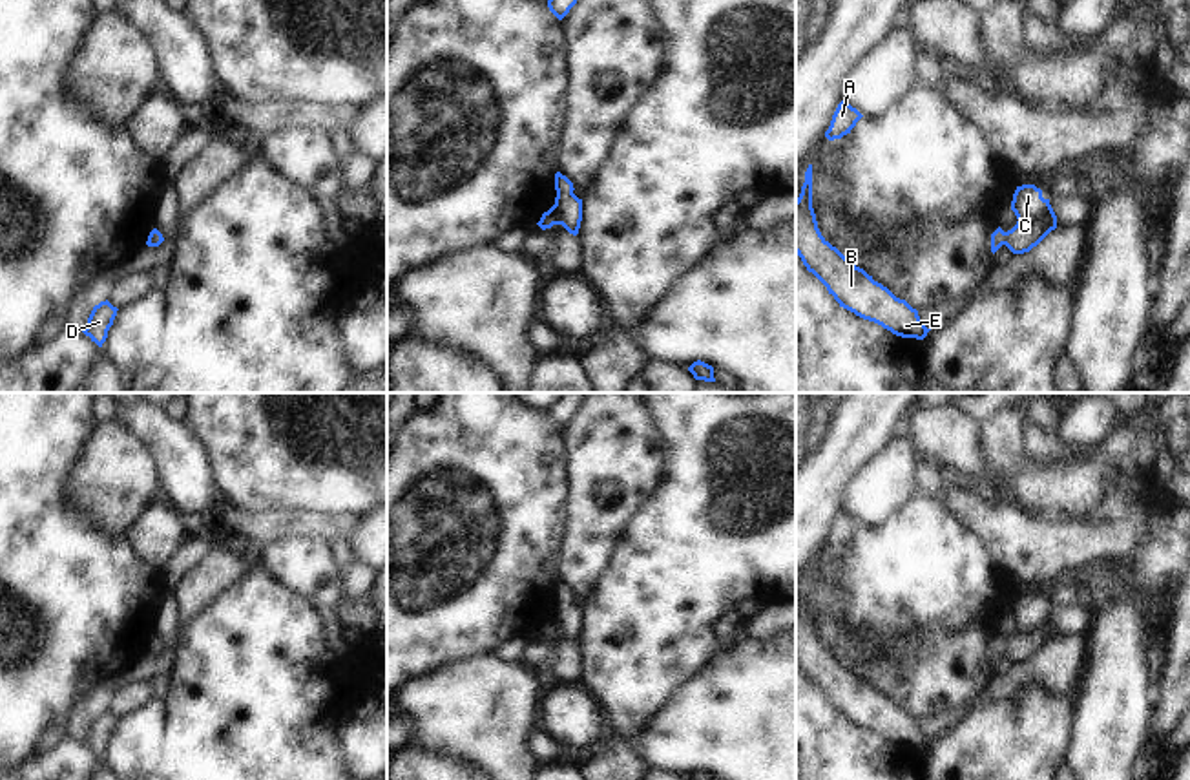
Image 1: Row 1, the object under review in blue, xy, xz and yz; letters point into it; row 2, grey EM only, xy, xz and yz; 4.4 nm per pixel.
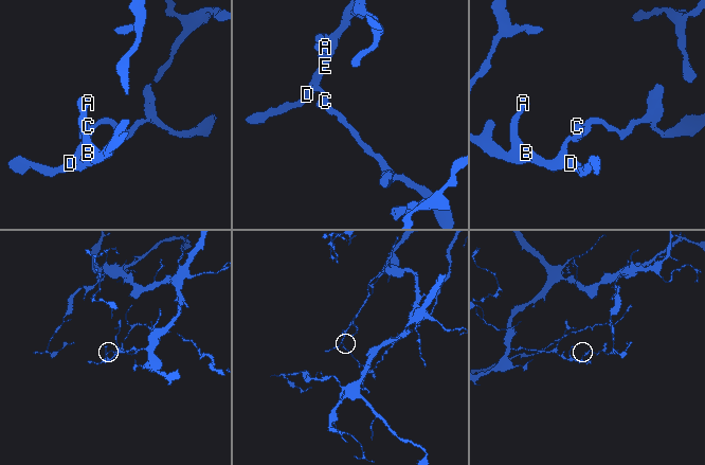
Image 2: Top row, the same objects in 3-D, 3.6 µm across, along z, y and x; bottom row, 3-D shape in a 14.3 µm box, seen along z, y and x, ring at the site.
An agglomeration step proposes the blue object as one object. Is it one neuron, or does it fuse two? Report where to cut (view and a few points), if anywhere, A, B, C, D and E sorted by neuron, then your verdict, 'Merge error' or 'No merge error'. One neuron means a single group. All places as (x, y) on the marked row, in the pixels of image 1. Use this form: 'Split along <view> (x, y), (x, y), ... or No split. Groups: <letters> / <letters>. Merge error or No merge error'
No split. Groups: A B C D E. No merge error

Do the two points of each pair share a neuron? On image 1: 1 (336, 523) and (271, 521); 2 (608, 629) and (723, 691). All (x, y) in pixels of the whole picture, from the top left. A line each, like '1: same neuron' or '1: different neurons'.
1: same neuron
2: different neurons

